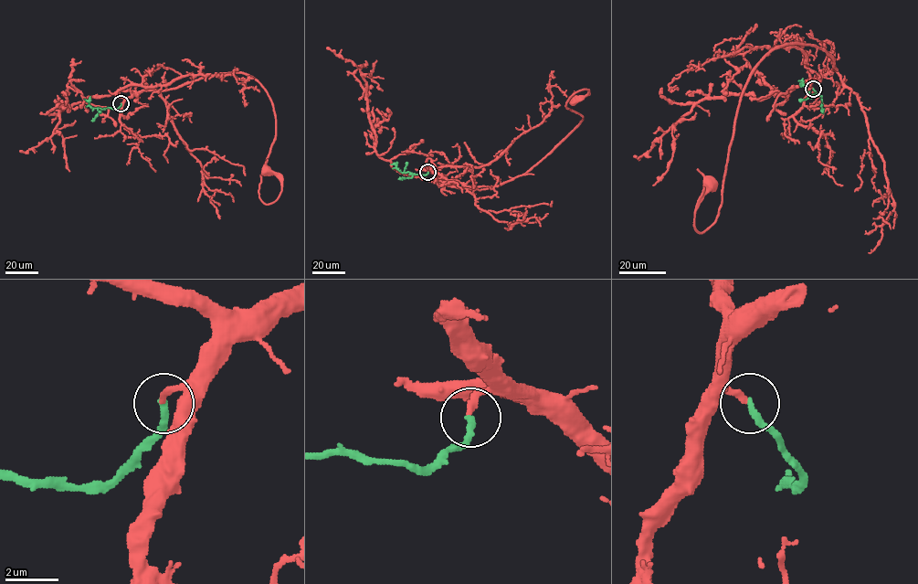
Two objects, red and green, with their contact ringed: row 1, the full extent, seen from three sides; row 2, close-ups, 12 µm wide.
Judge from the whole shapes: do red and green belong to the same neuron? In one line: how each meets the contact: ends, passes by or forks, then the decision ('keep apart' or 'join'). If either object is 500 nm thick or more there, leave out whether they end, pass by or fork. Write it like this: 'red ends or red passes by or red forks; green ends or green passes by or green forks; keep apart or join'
red ends; green ends; join

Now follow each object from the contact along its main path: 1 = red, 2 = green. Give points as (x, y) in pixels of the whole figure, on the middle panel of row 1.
1: (427, 172), (451, 186), (472, 188), (522, 175), (583, 120), (565, 105), (575, 92), (588, 90), (574, 100)
2: (427, 172), (425, 175), (401, 172), (396, 167), (397, 162)

